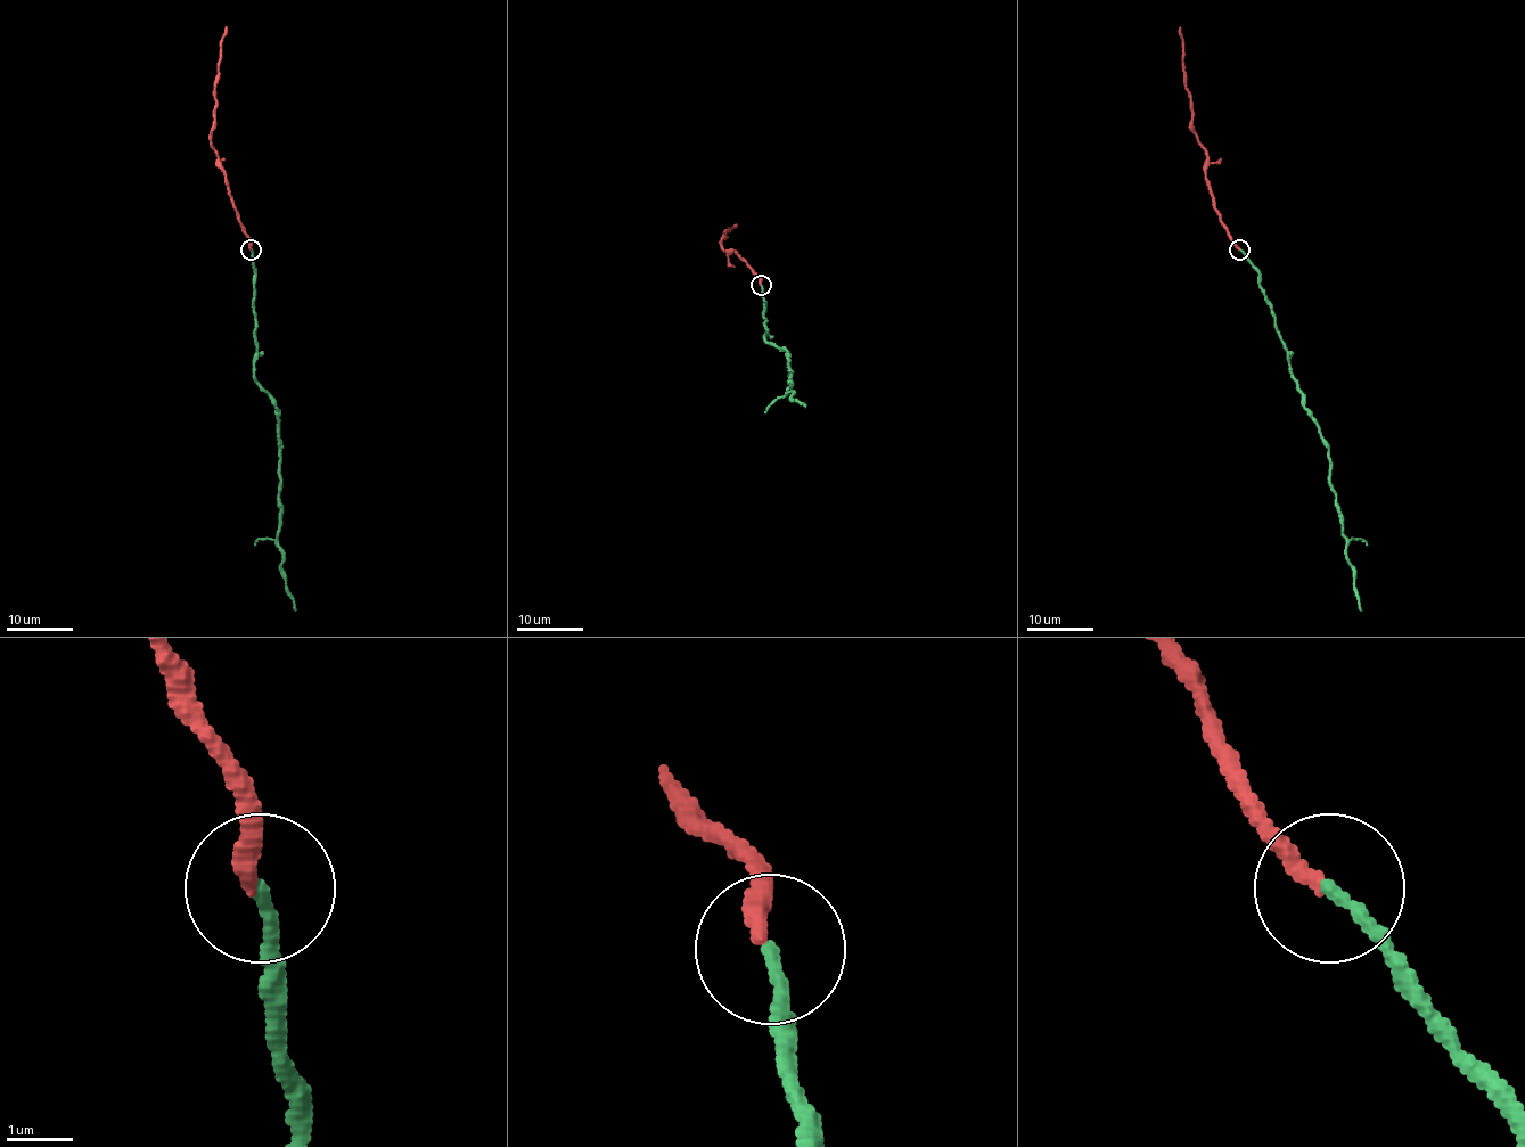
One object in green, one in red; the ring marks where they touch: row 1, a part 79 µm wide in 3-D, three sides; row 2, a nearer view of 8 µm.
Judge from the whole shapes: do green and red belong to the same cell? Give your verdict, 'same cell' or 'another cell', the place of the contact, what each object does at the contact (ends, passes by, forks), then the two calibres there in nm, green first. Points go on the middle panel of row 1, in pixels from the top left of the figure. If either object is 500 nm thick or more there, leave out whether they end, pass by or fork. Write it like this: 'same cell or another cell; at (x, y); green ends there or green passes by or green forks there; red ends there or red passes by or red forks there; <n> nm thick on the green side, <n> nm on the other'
same cell; at (761, 285); green ends there; red ends there; 190 nm thick on the green side, 280 nm on the other

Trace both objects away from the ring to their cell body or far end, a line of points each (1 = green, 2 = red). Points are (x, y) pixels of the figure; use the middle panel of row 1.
1: (762, 285), (765, 339), (787, 351), (788, 392), (793, 392), (792, 398), (806, 406)
2: (760, 285), (760, 278), (744, 260), (736, 252), (727, 252), (721, 244), (726, 232), (737, 226)

